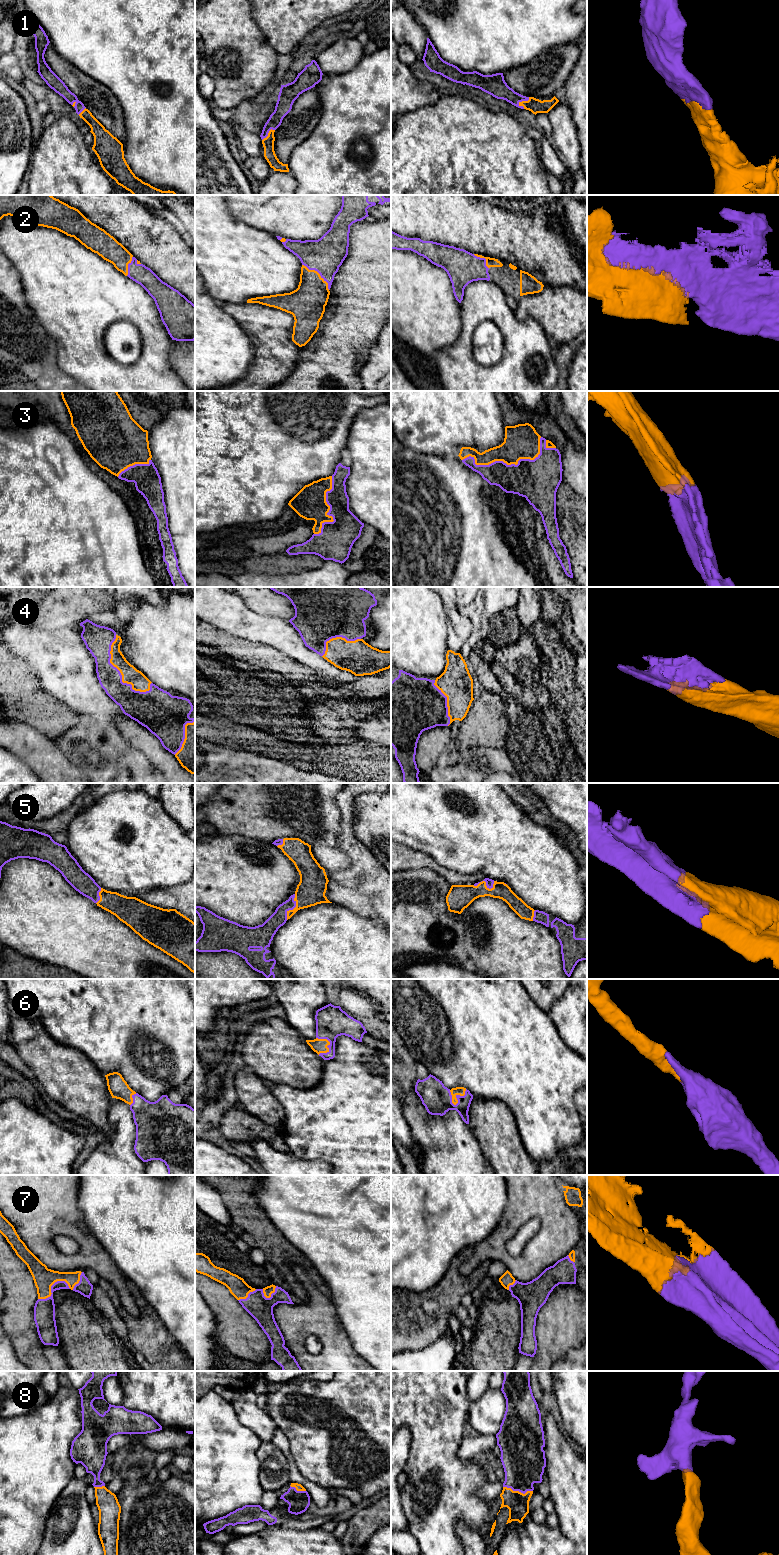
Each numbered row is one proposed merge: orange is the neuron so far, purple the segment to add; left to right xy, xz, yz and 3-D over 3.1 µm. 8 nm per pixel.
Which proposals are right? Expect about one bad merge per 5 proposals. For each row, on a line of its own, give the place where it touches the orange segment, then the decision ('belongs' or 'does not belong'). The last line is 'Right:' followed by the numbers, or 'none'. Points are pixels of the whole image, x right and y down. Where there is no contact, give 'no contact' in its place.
1: contact yz (523, 101); belongs
2: contact xz (318, 273); belongs
3: contact yz (507, 464); belongs
4: contact xy (120, 672); belongs
5: contact xz (294, 908); belongs
6: contact yz (458, 1094); belongs
7: contact xy (50, 1287); belongs
8: contact yz (518, 1491); belongs
Right: 1, 2, 3, 4, 5, 6, 7, 8

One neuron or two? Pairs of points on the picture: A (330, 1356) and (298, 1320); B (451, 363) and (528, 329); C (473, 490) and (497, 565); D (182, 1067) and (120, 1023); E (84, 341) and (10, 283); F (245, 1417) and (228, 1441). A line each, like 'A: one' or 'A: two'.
A: one
B: one
C: one
D: one
E: two
F: two

